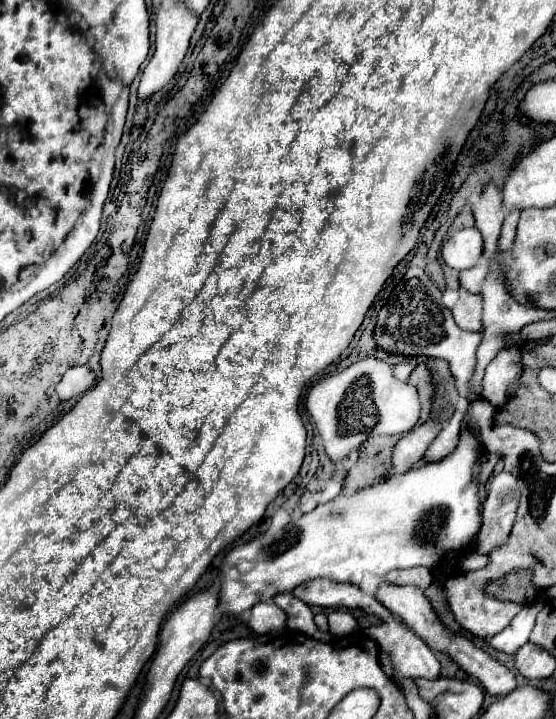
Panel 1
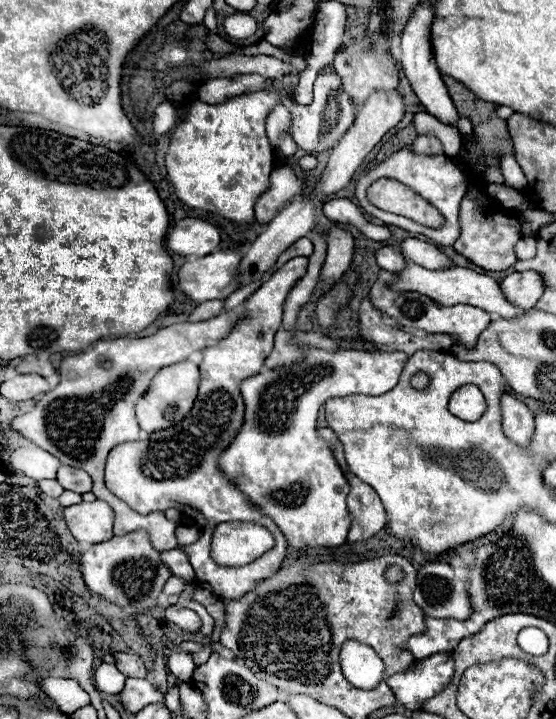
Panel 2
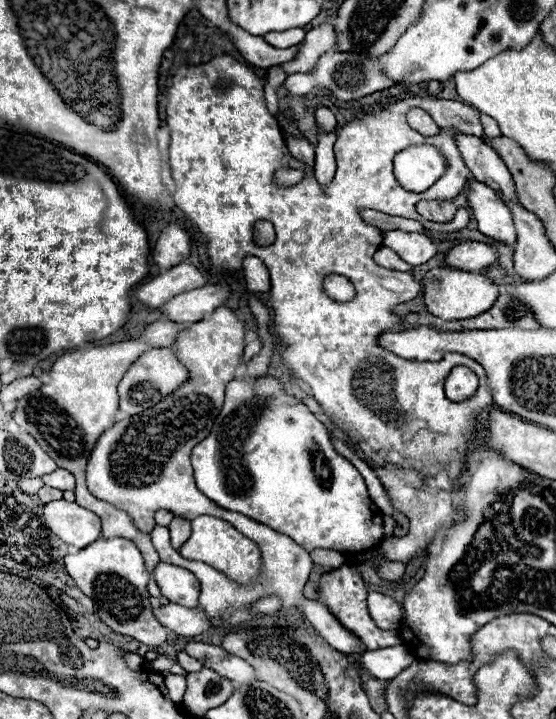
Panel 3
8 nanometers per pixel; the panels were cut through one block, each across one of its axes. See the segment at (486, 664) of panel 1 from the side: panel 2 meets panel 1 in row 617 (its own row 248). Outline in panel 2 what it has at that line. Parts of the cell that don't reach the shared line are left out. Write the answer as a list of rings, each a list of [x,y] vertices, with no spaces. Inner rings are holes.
[[[404,238],[400,244],[394,244],[402,256],[406,256],[406,260],[414,262],[414,264],[420,264],[424,268],[446,268],[450,266],[450,260],[444,252],[440,252],[436,246],[432,244],[426,244],[418,238]]]

